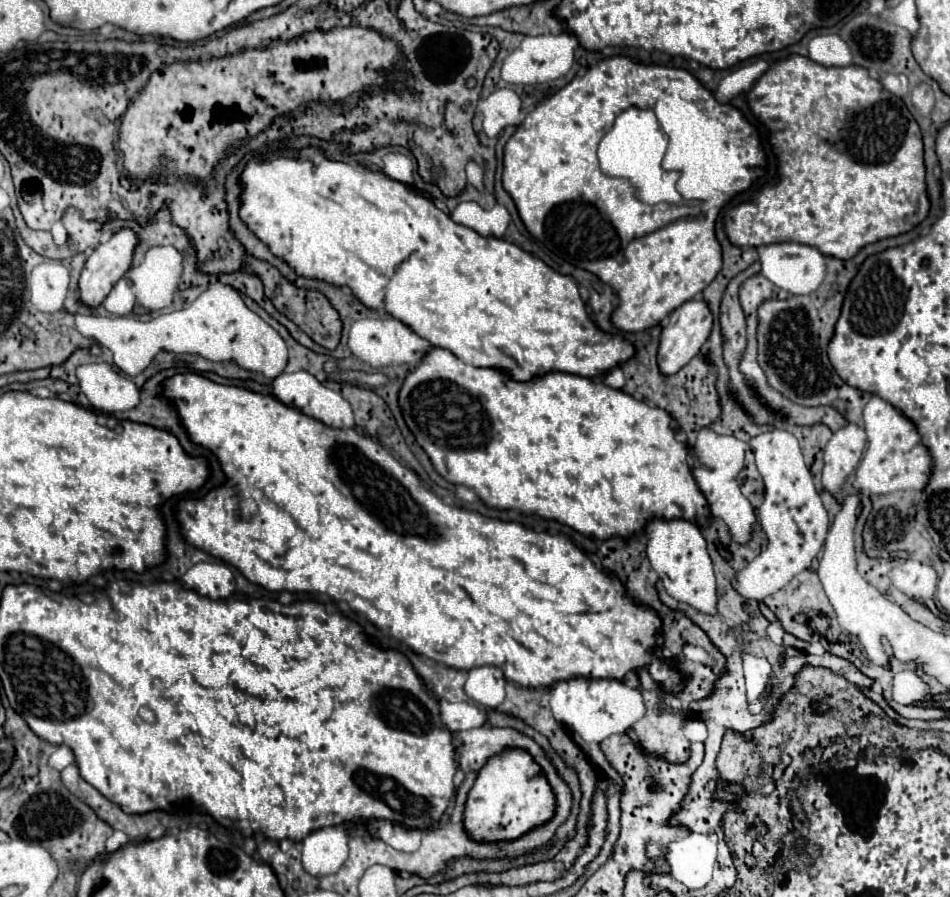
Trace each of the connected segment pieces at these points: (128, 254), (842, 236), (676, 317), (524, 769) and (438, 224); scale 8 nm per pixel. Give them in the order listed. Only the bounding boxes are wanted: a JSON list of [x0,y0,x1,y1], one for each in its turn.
[[79,228,139,308],[723,54,929,260],[657,300,713,376],[463,750,555,842],[239,146,629,382]]

